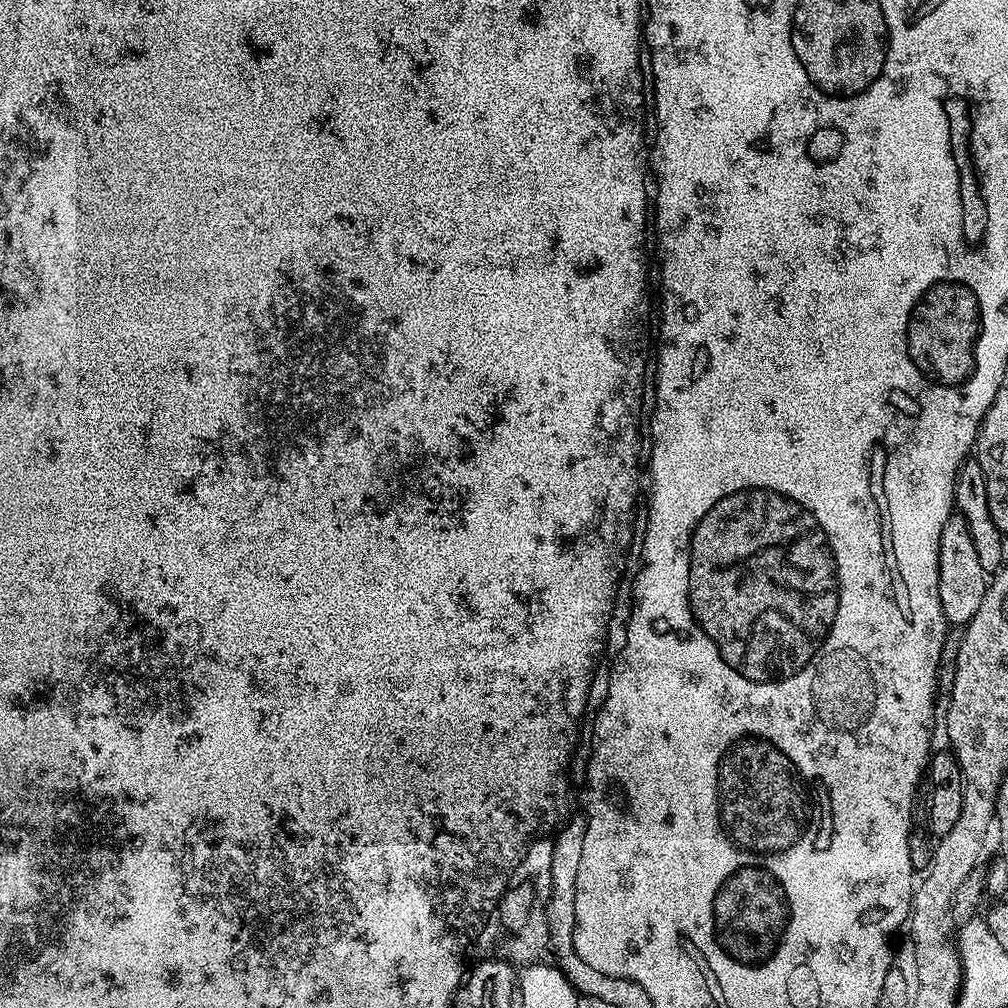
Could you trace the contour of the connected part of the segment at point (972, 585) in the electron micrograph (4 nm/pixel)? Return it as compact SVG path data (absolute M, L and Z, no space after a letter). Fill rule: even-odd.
M959 514L946 518L946 526L942 526L942 542L938 542L938 598L949 625L963 626L972 621L974 614L978 614L978 606L982 606L982 598L986 598L989 583L989 573L984 572L982 562L978 562L966 518Z

